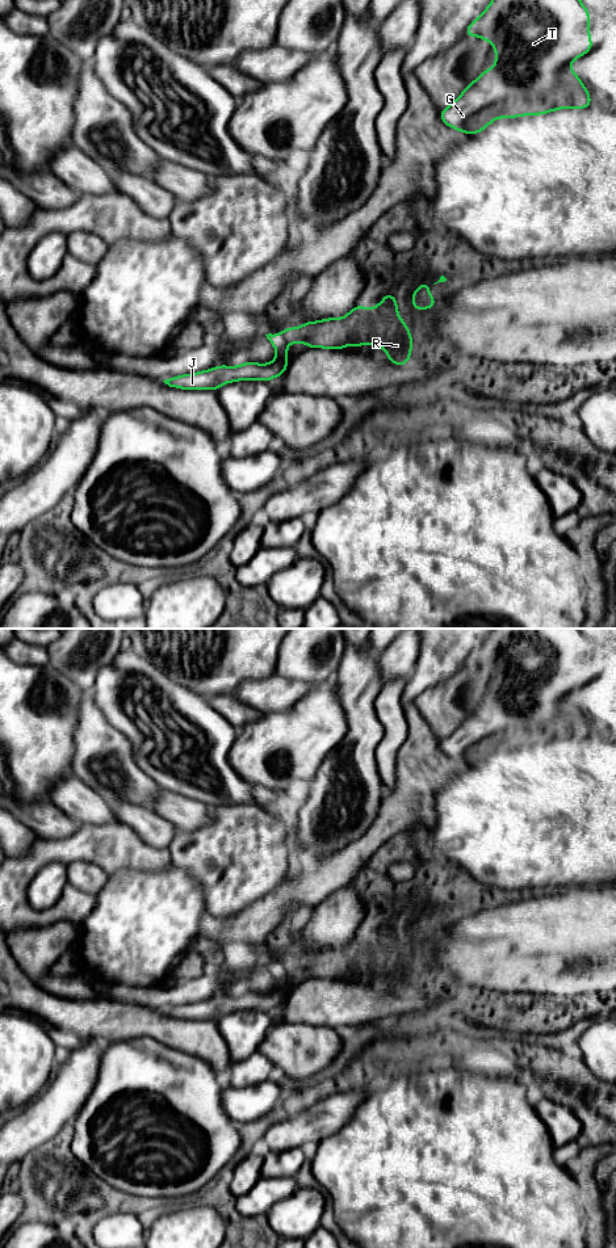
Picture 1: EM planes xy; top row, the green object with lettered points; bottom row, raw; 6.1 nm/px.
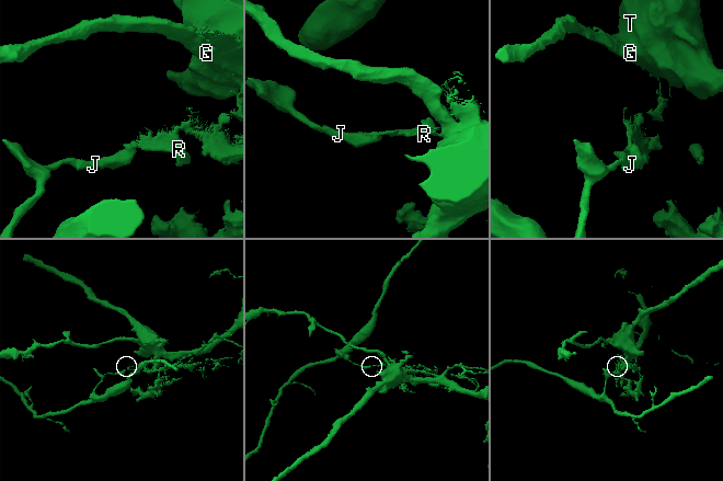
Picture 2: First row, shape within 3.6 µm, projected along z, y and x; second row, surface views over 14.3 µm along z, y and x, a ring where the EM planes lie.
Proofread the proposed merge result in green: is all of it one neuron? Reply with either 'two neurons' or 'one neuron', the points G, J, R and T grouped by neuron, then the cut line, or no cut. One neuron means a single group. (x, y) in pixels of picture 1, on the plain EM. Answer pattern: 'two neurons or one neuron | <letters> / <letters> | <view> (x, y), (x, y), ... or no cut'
two neurons | G R T / J | xy (284, 974), (277, 980)

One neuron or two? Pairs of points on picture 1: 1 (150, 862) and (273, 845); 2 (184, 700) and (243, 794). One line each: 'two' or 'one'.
1: two
2: one

